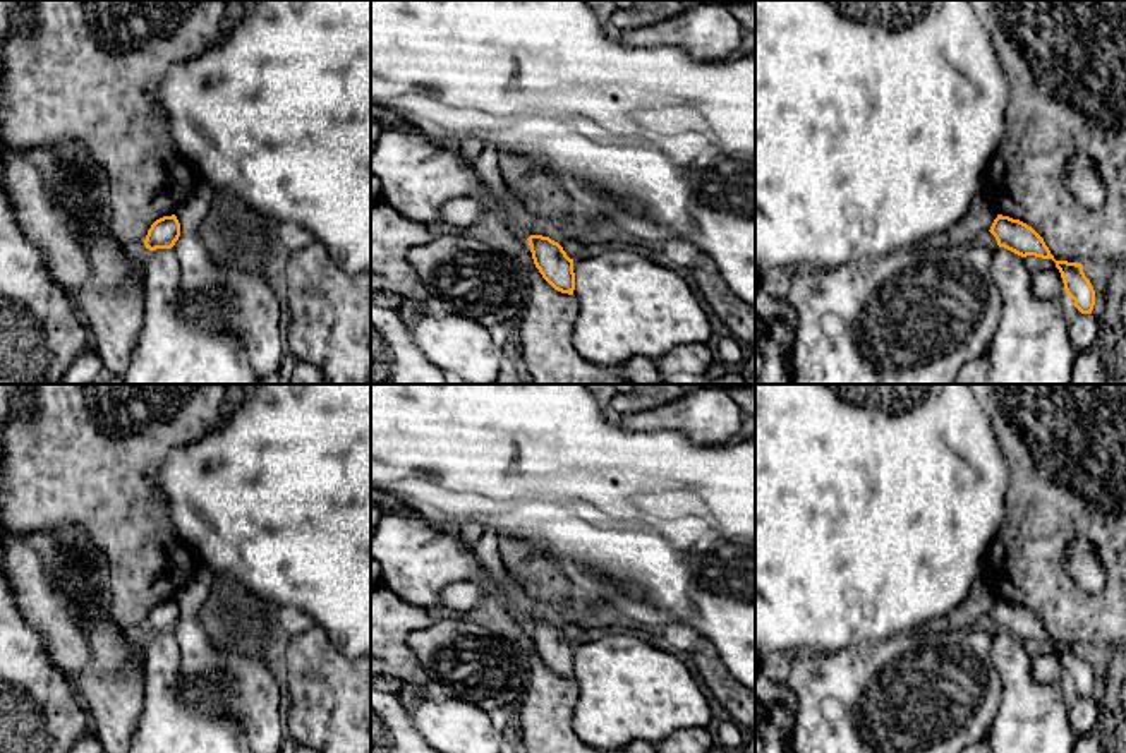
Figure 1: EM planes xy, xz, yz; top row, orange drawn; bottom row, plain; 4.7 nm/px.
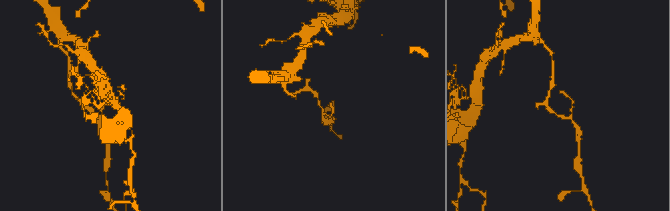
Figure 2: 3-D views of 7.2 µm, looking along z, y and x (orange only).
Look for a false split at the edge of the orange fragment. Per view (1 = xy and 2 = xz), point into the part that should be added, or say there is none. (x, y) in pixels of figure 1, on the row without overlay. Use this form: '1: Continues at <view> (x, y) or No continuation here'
1: No continuation here
2: No continuation here

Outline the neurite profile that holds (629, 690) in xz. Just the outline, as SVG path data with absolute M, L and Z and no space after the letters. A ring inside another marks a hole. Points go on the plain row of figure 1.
M632 628L596 642L575 643L578 700L573 708L575 736L594 750L614 753L633 741L656 744L681 729L705 729L711 707L687 664L669 650L639 638Z

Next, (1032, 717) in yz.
M999 631L990 659L1001 678L1002 696L989 731L989 753L1073 753L1064 700L1064 679L1044 684L1033 678L1023 642Z

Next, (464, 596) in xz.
M470 581L451 583L441 590L441 605L458 612L470 611L481 602L484 588Z

